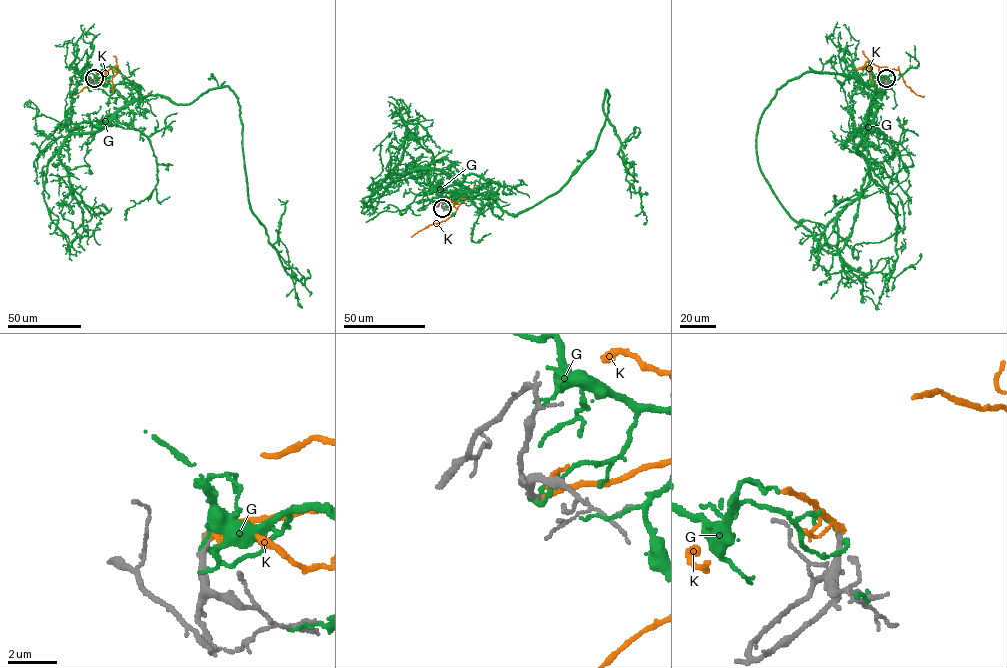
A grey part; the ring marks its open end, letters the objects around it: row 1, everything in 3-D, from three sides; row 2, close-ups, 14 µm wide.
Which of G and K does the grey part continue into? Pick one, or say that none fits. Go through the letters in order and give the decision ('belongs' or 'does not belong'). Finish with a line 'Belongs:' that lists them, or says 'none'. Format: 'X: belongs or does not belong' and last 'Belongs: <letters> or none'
G: does not belong
K: belongs
Belongs: K

